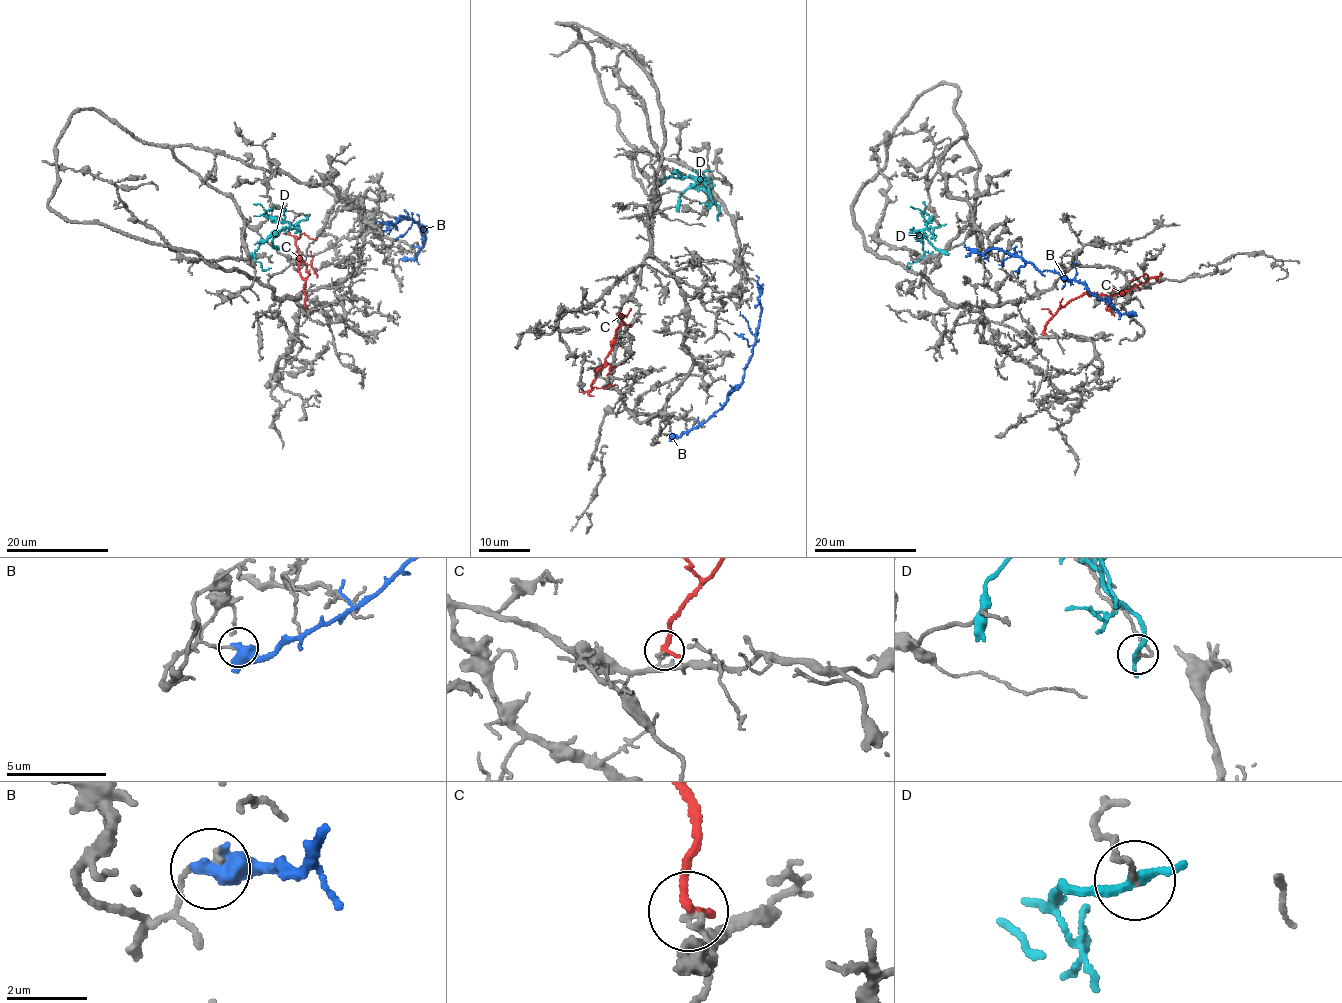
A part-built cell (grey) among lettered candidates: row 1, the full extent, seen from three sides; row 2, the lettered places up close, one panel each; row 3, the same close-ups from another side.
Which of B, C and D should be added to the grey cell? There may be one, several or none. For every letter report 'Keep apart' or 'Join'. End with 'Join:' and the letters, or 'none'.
B: Keep apart
C: Keep apart
D: Keep apart
Join: none

